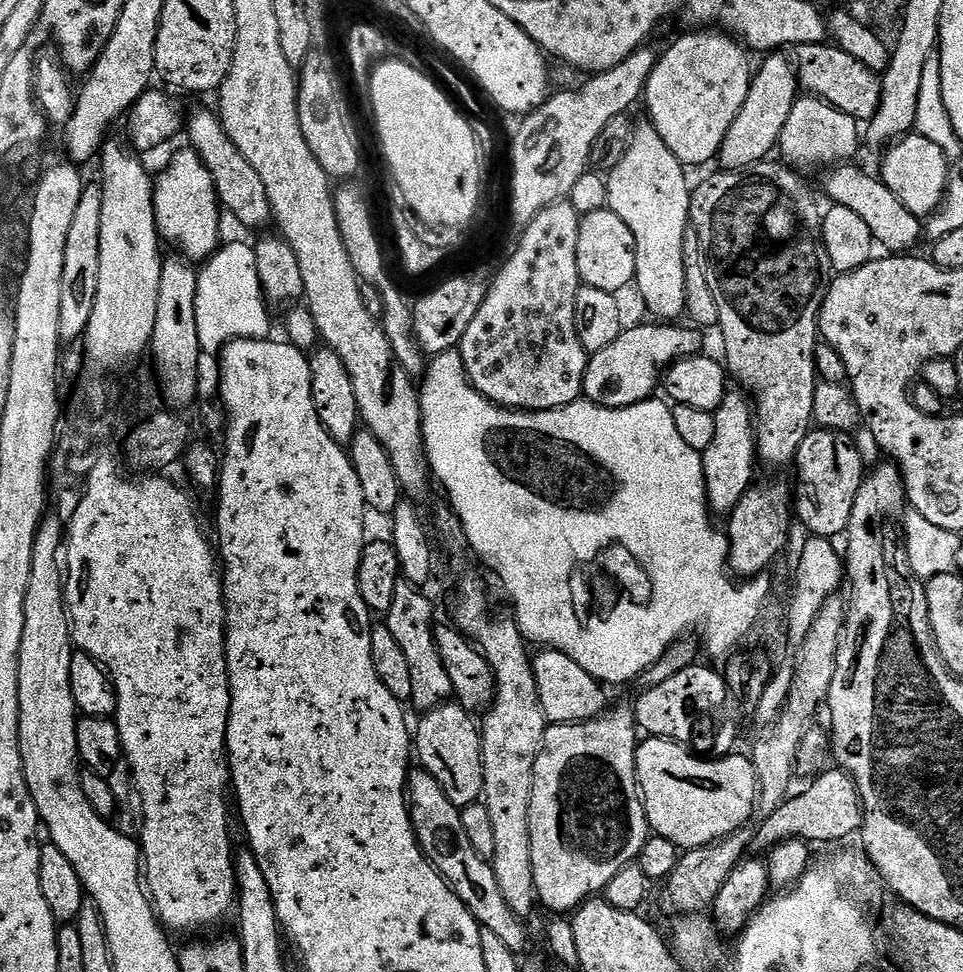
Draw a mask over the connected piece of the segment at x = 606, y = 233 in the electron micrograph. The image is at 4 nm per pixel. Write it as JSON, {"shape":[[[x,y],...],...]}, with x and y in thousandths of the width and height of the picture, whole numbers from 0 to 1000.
{"shape":[[[626,214],[620,218],[607,218],[602,223],[600,237],[600,282],[610,295],[617,298],[629,298],[644,302],[648,295],[655,293],[660,286],[660,258],[658,257],[658,241],[654,241],[654,233],[642,224],[634,214]]]}

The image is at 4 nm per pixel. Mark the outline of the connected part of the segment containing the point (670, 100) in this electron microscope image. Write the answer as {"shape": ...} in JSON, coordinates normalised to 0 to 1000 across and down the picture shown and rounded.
{"shape":[[[719,31],[715,37],[710,37],[707,41],[702,41],[695,47],[691,53],[682,61],[679,72],[675,76],[675,80],[669,90],[667,100],[668,110],[673,110],[672,122],[679,130],[679,134],[683,134],[683,138],[687,142],[687,146],[692,146],[692,150],[696,150],[696,158],[700,158],[700,163],[704,163],[707,169],[718,171],[718,169],[735,169],[745,164],[748,158],[750,146],[754,146],[754,138],[758,134],[758,130],[762,130],[762,121],[766,121],[766,113],[771,113],[771,105],[775,105],[775,97],[781,87],[783,77],[782,67],[777,67],[778,55],[775,52],[772,44],[765,41],[763,37],[752,31]]]}

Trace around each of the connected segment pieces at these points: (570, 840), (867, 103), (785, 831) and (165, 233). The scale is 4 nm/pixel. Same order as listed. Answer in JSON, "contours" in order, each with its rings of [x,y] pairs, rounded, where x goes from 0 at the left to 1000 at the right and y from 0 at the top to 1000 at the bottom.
{"contours":[[[[637,725],[617,741],[566,748],[551,810],[551,891],[558,925],[575,940],[597,937],[607,926],[624,919],[644,894],[664,884],[667,871],[677,859],[661,805],[665,761],[660,753],[663,746],[655,725]]],[[[867,44],[829,45],[825,49],[829,86],[838,98],[848,99],[864,107],[874,117],[883,117],[891,126],[904,123],[914,108],[915,79]]],[[[865,791],[852,797],[835,815],[819,820],[808,829],[808,833],[804,833],[804,837],[792,841],[793,849],[784,853],[781,862],[782,878],[796,878],[806,869],[823,863],[846,868],[845,866],[868,866],[892,857],[897,846],[897,833],[889,802],[876,791]]],[[[198,154],[187,156],[174,169],[174,174],[160,185],[158,195],[162,235],[166,238],[167,248],[180,251],[186,262],[196,270],[215,269],[216,264],[229,254],[228,222],[231,211],[222,183],[210,167],[210,163]]]]}

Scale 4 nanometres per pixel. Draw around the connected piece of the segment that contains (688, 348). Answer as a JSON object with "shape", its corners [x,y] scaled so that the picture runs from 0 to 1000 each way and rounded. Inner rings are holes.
{"shape":[[[676,331],[661,337],[649,336],[629,360],[621,360],[611,367],[606,386],[605,410],[626,420],[649,420],[678,410],[677,403],[686,398],[687,385],[703,370],[712,366],[728,365],[731,350],[719,335],[705,337],[702,331]]]}

